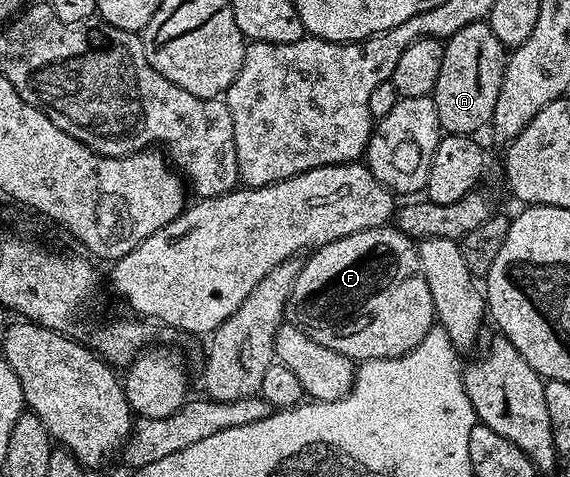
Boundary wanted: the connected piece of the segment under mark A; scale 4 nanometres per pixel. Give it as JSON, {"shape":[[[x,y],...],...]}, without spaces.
{"shape":[[[484,20],[462,26],[458,34],[446,41],[442,54],[442,70],[431,98],[438,110],[438,122],[445,133],[472,136],[479,128],[487,129],[492,122],[498,90],[502,87],[506,47]]]}

